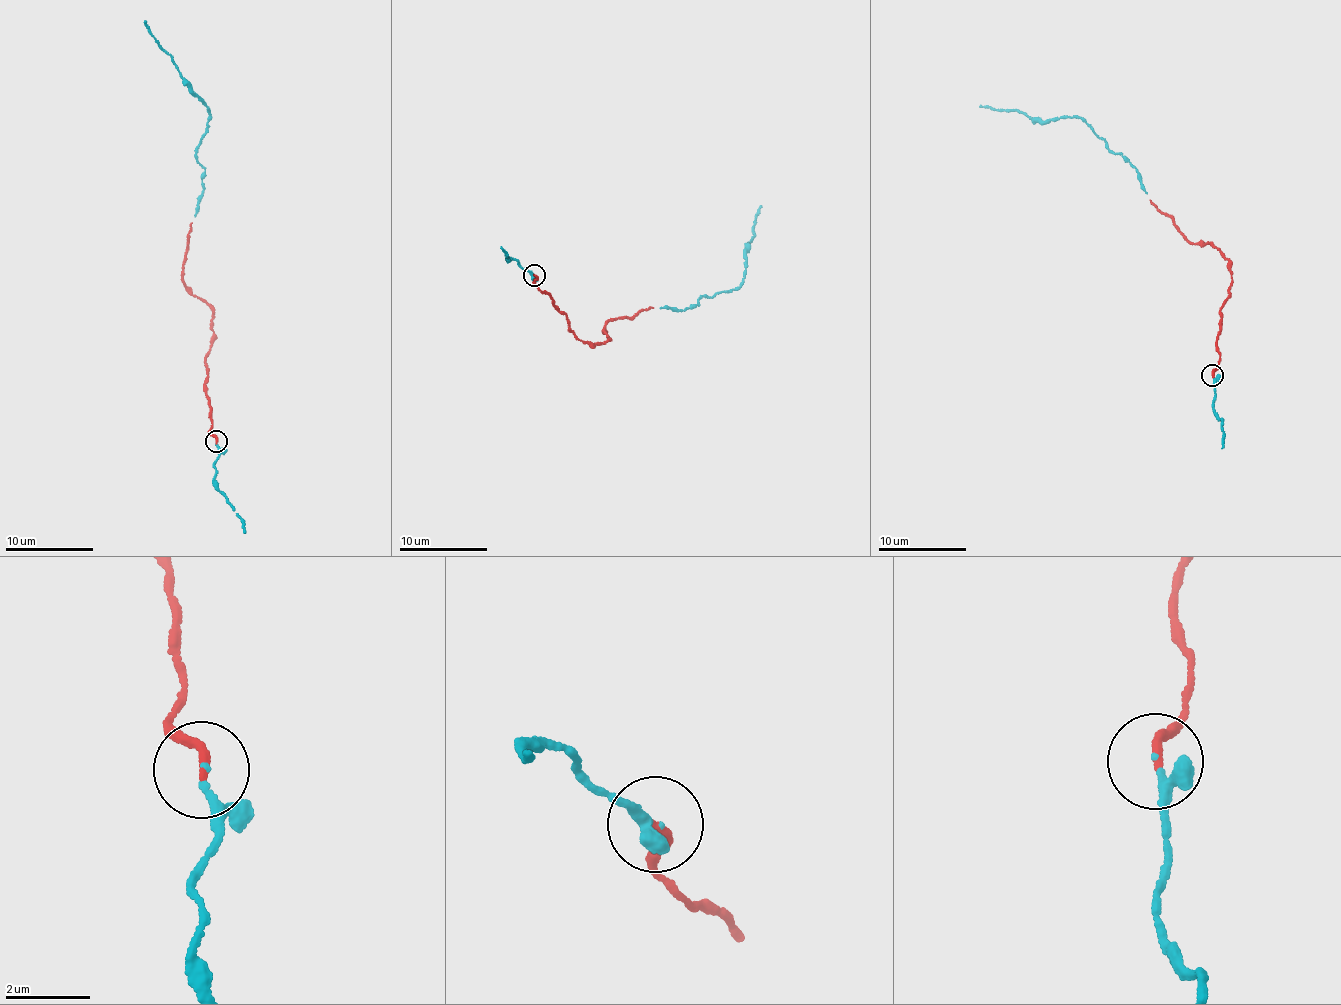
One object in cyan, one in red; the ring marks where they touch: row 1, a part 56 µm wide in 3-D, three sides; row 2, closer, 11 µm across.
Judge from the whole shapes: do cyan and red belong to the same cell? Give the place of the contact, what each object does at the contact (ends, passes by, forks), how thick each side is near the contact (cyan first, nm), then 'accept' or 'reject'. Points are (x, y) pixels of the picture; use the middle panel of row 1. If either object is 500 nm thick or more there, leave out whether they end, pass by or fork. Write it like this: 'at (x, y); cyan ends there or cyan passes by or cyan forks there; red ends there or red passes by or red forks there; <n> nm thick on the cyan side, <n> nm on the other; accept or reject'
at (534, 275); cyan ends there; red ends there; 120 nm thick on the cyan side, 200 nm on the other; accept

